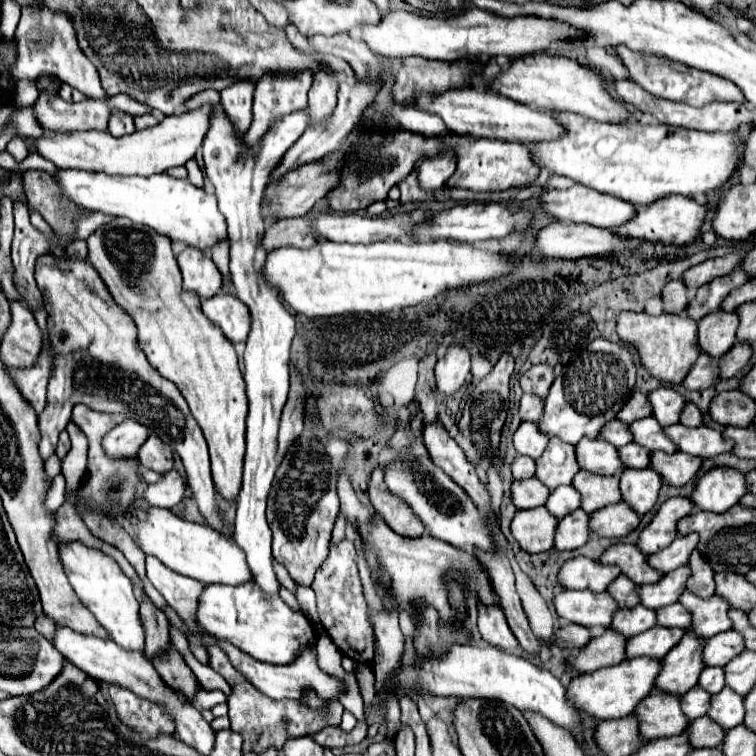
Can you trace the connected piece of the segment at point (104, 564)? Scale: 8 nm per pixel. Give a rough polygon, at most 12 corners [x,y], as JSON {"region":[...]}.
{"region":[[59,540],[77,598],[121,648],[143,652],[133,584],[111,556]]}

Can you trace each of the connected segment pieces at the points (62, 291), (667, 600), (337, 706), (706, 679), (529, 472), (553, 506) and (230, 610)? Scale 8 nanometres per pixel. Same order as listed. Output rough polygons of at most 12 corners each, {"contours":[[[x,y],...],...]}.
{"contours":[[[83,258],[35,272],[55,362],[39,454],[75,404],[129,414],[179,454],[229,536],[208,446],[177,386]],[[691,568],[639,586],[641,604],[655,610],[675,604],[685,592]],[[219,646],[209,666],[233,688],[231,730],[243,754],[283,752],[289,738],[339,726],[343,704],[269,700]],[[719,666],[705,668],[699,676],[701,684],[711,694],[725,686],[725,672]],[[529,456],[513,460],[513,478],[525,480],[535,474],[535,460]],[[563,486],[549,494],[547,510],[563,518],[581,506],[575,488]],[[253,582],[205,586],[195,620],[271,664],[317,642],[303,614]]]}

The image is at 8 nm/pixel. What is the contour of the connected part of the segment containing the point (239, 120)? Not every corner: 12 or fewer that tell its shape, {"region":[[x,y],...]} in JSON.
{"region":[[253,80],[221,92],[221,104],[237,132],[251,124]]}

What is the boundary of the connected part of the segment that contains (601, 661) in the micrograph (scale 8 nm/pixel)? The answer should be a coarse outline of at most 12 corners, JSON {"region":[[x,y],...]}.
{"region":[[607,628],[569,662],[595,672],[627,658],[627,638]]}

